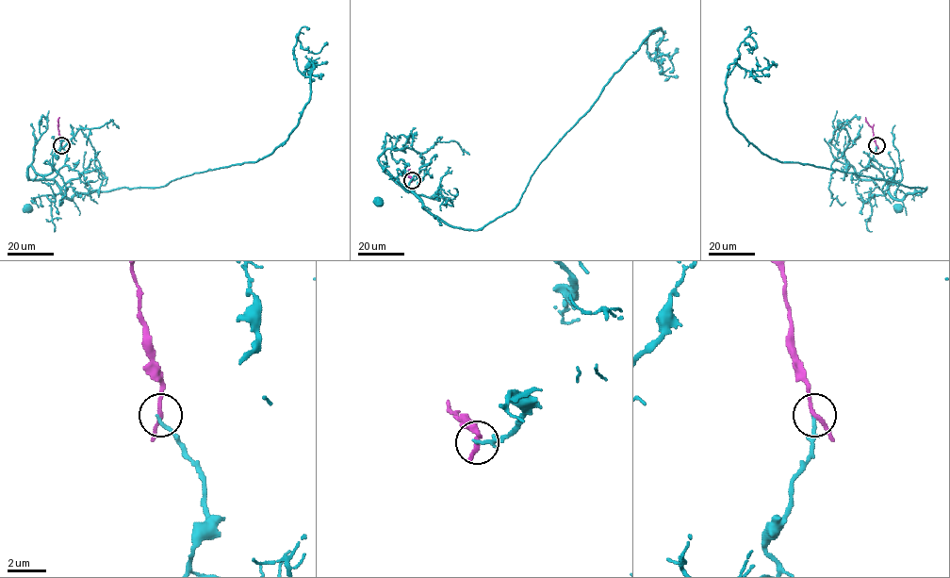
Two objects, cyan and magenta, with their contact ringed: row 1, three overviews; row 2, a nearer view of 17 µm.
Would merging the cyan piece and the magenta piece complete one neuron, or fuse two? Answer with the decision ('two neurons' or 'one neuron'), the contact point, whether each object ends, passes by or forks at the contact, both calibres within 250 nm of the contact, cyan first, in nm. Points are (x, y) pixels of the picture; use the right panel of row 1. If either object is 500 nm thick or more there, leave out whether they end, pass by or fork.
two neurons; place (876, 145); cyan ends; magenta passes by; calibres 180 and 190 nm

